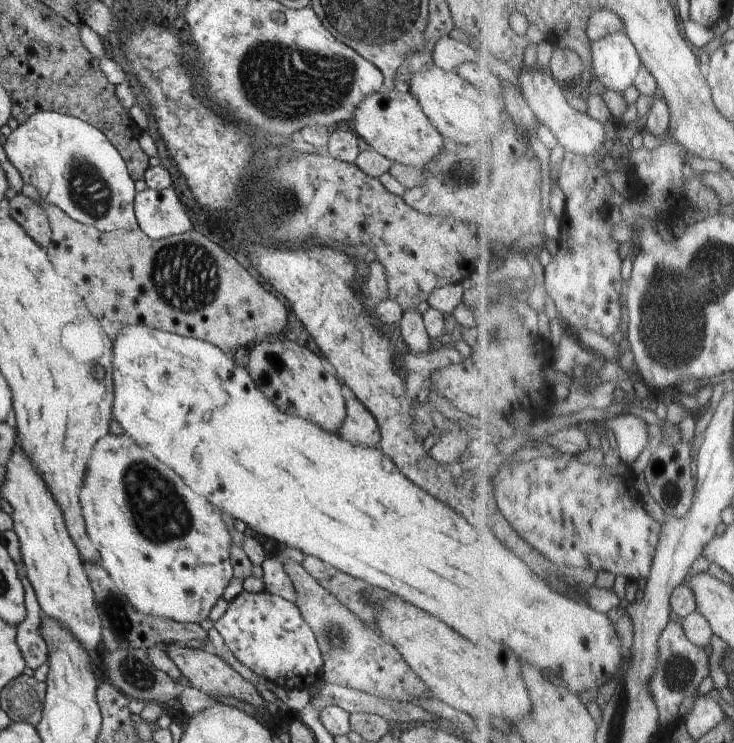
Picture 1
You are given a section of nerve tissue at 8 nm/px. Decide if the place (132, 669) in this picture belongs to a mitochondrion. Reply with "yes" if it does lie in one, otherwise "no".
yes

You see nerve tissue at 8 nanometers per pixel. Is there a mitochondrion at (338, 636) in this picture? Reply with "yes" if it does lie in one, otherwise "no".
yes

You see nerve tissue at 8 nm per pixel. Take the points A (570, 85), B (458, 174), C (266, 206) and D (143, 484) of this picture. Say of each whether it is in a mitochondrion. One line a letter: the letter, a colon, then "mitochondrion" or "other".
A: other
B: mitochondrion
C: mitochondrion
D: mitochondrion

